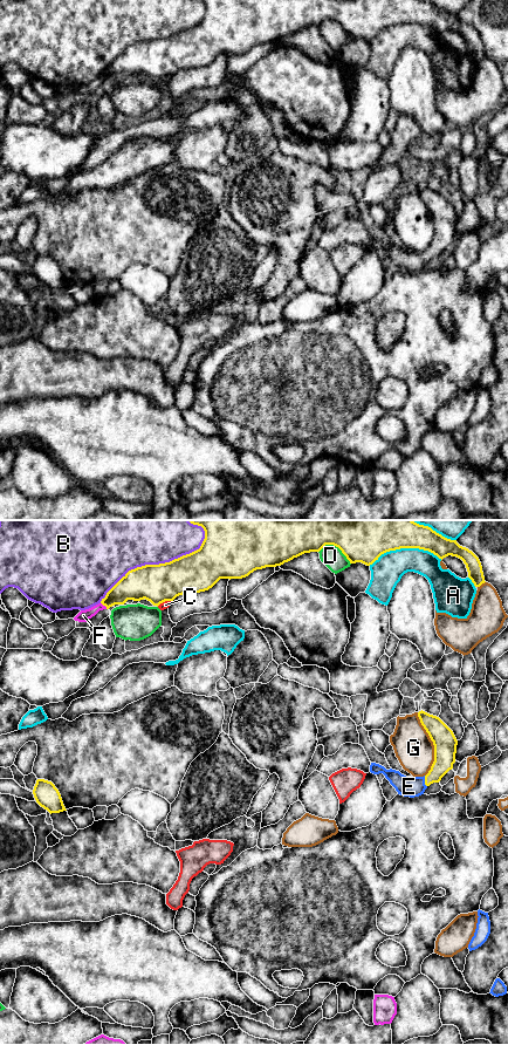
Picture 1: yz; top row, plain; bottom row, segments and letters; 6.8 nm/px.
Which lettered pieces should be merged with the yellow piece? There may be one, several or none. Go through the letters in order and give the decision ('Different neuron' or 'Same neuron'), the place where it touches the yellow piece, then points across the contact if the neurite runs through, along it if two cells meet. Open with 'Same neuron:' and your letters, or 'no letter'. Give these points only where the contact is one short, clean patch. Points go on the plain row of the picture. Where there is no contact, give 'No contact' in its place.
Same neuron: E
A: Different neuron. Touches yellow at yz (405, 22)
B: Different neuron. Touches yellow at yz (157, 40)
C: Different neuron. Touches yellow at yz (164, 76)
D: Different neuron. Touches yellow at yz (336, 21)
E: Same neuron. Touches yellow at yz (425, 257). Path across: yz (445, 226), (443, 239), (425, 257), (416, 261), (409, 261)
F: Different neuron. Touches yellow at yz (104, 80)
G: Different neuron. Touches yellow at yz (433, 219)

